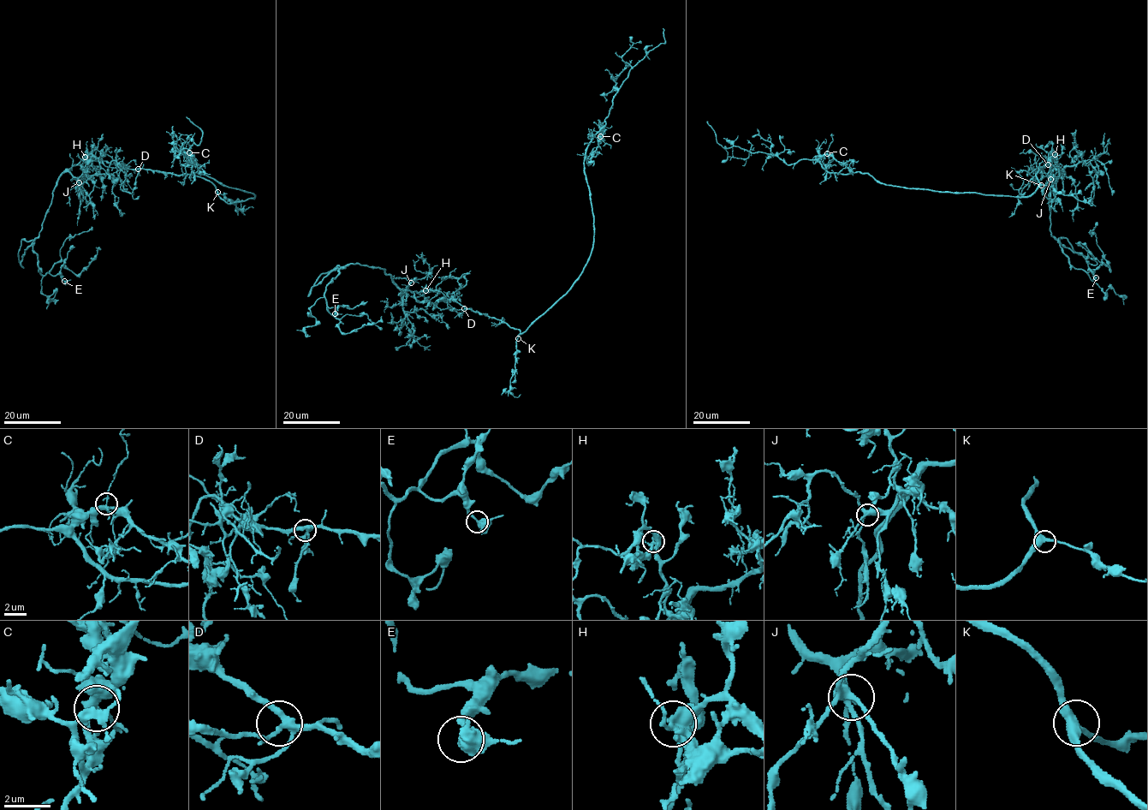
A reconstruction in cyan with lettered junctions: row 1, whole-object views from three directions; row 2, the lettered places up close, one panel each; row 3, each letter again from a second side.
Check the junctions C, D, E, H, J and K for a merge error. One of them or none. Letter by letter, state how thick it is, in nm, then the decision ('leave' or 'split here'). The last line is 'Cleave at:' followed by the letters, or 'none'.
C: 320 nm thick; leave
D: 280 nm thick; leave
E: 400 nm thick; leave
H: 400 nm thick; split here
J: 320 nm thick; leave
K: 400 nm thick; leave
Cleave at: H

